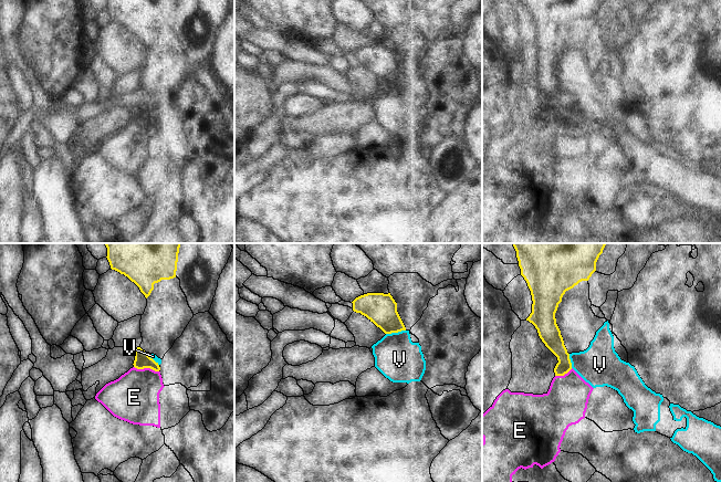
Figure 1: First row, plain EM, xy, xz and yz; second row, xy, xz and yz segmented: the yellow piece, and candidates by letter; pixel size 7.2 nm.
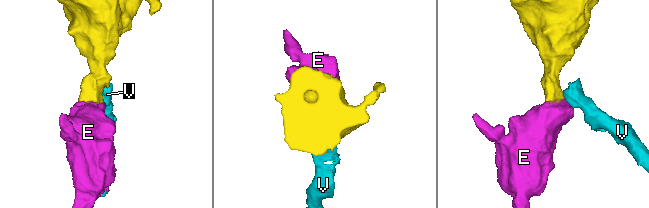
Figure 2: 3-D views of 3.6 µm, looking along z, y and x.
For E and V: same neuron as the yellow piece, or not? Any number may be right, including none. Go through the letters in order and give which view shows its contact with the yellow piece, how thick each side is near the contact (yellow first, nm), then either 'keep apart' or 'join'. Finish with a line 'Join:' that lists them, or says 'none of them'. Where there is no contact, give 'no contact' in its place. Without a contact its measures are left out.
E: xy | 110/360 nm | join
V: xz | 220/320 nm | keep apart
Join: E

